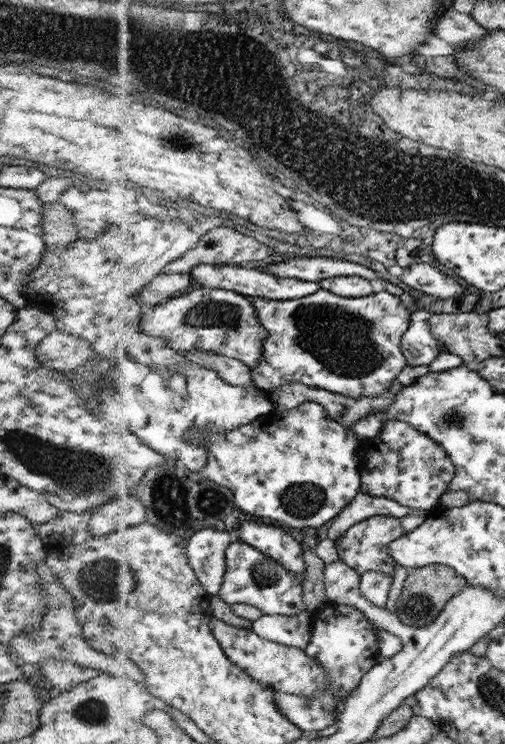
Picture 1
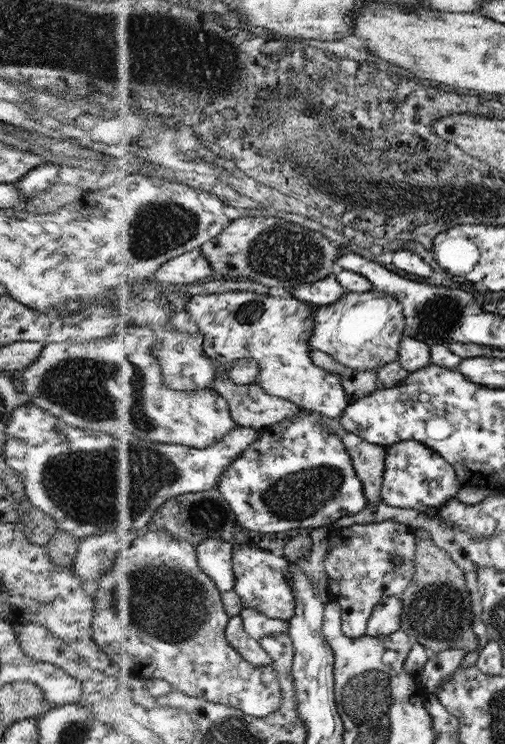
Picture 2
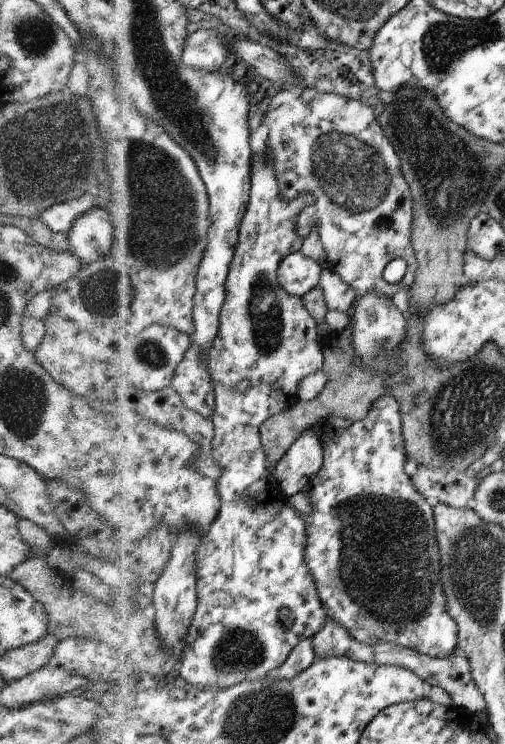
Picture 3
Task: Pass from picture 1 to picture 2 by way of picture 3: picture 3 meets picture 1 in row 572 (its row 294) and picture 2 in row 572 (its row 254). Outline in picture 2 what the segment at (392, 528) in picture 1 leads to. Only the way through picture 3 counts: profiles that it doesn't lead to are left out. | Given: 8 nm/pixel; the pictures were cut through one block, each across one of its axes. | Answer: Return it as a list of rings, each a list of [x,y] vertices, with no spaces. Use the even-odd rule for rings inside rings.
[[[385,520],[383,522],[373,522],[371,524],[355,524],[349,528],[342,528],[337,538],[330,537],[330,549],[328,550],[325,564],[326,571],[330,577],[330,594],[342,608],[342,629],[349,638],[359,638],[365,636],[367,630],[368,616],[373,607],[380,602],[380,598],[387,596],[398,597],[405,590],[415,573],[414,555],[416,550],[415,534],[407,525],[397,524],[397,522]],[[393,555],[401,557],[400,564],[390,562]]]

